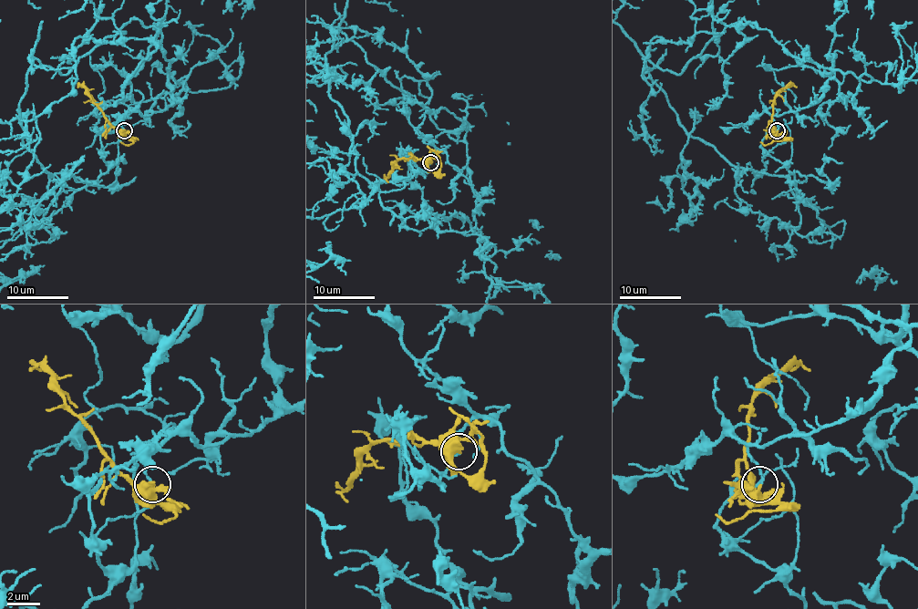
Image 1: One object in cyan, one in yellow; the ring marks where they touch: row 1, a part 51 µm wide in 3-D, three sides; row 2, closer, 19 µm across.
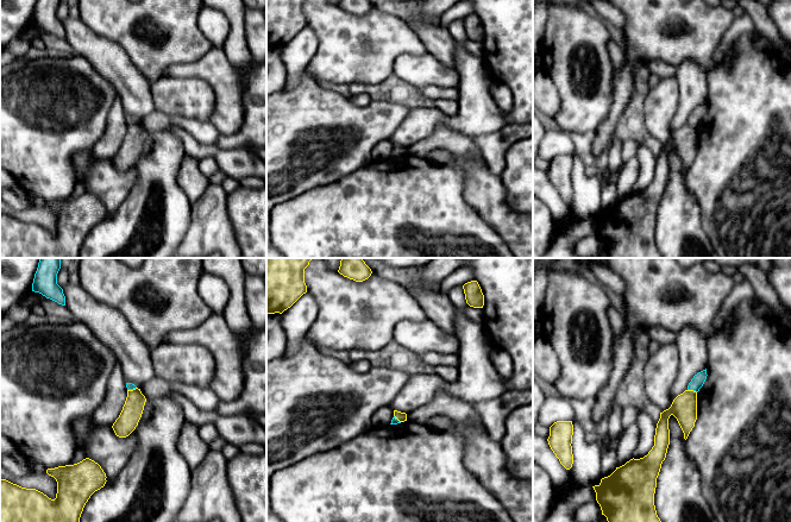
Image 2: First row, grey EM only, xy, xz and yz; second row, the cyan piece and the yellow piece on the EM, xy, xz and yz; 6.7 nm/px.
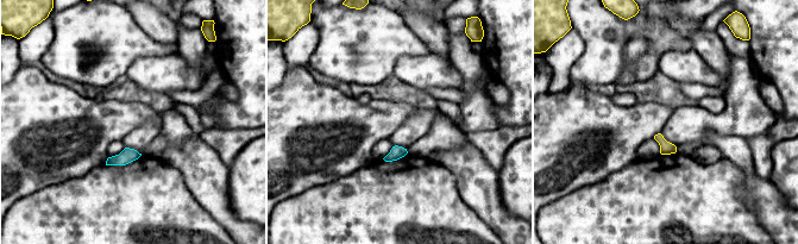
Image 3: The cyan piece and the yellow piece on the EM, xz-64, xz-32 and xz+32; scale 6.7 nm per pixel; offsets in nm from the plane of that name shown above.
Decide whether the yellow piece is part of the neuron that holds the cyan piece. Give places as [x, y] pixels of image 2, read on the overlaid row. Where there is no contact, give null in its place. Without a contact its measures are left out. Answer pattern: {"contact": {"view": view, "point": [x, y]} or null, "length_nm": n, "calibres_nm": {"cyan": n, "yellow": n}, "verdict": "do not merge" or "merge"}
{"contact": {"view": "yz", "point": [692, 389]}, "length_nm": 70, "calibres_nm": {"cyan": 90, "yellow": 180}, "verdict": "do not merge"}

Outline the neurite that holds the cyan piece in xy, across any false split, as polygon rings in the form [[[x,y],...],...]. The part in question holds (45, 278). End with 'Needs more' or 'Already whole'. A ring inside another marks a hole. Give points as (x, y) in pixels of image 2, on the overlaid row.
[[[40,258],[34,273],[32,291],[39,293],[58,304],[65,306],[63,289],[57,284],[61,258]]]. Already whole

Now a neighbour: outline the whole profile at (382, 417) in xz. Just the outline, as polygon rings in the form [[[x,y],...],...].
[[[390,405],[379,408],[371,417],[372,427],[390,426],[394,417],[394,409]]]

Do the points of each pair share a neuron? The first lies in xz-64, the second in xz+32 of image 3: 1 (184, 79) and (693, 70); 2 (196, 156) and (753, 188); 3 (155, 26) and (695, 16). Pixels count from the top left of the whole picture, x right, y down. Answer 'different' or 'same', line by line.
1: same
2: same
3: different

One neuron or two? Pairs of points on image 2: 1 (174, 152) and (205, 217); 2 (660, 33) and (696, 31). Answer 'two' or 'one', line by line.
1: two
2: one

